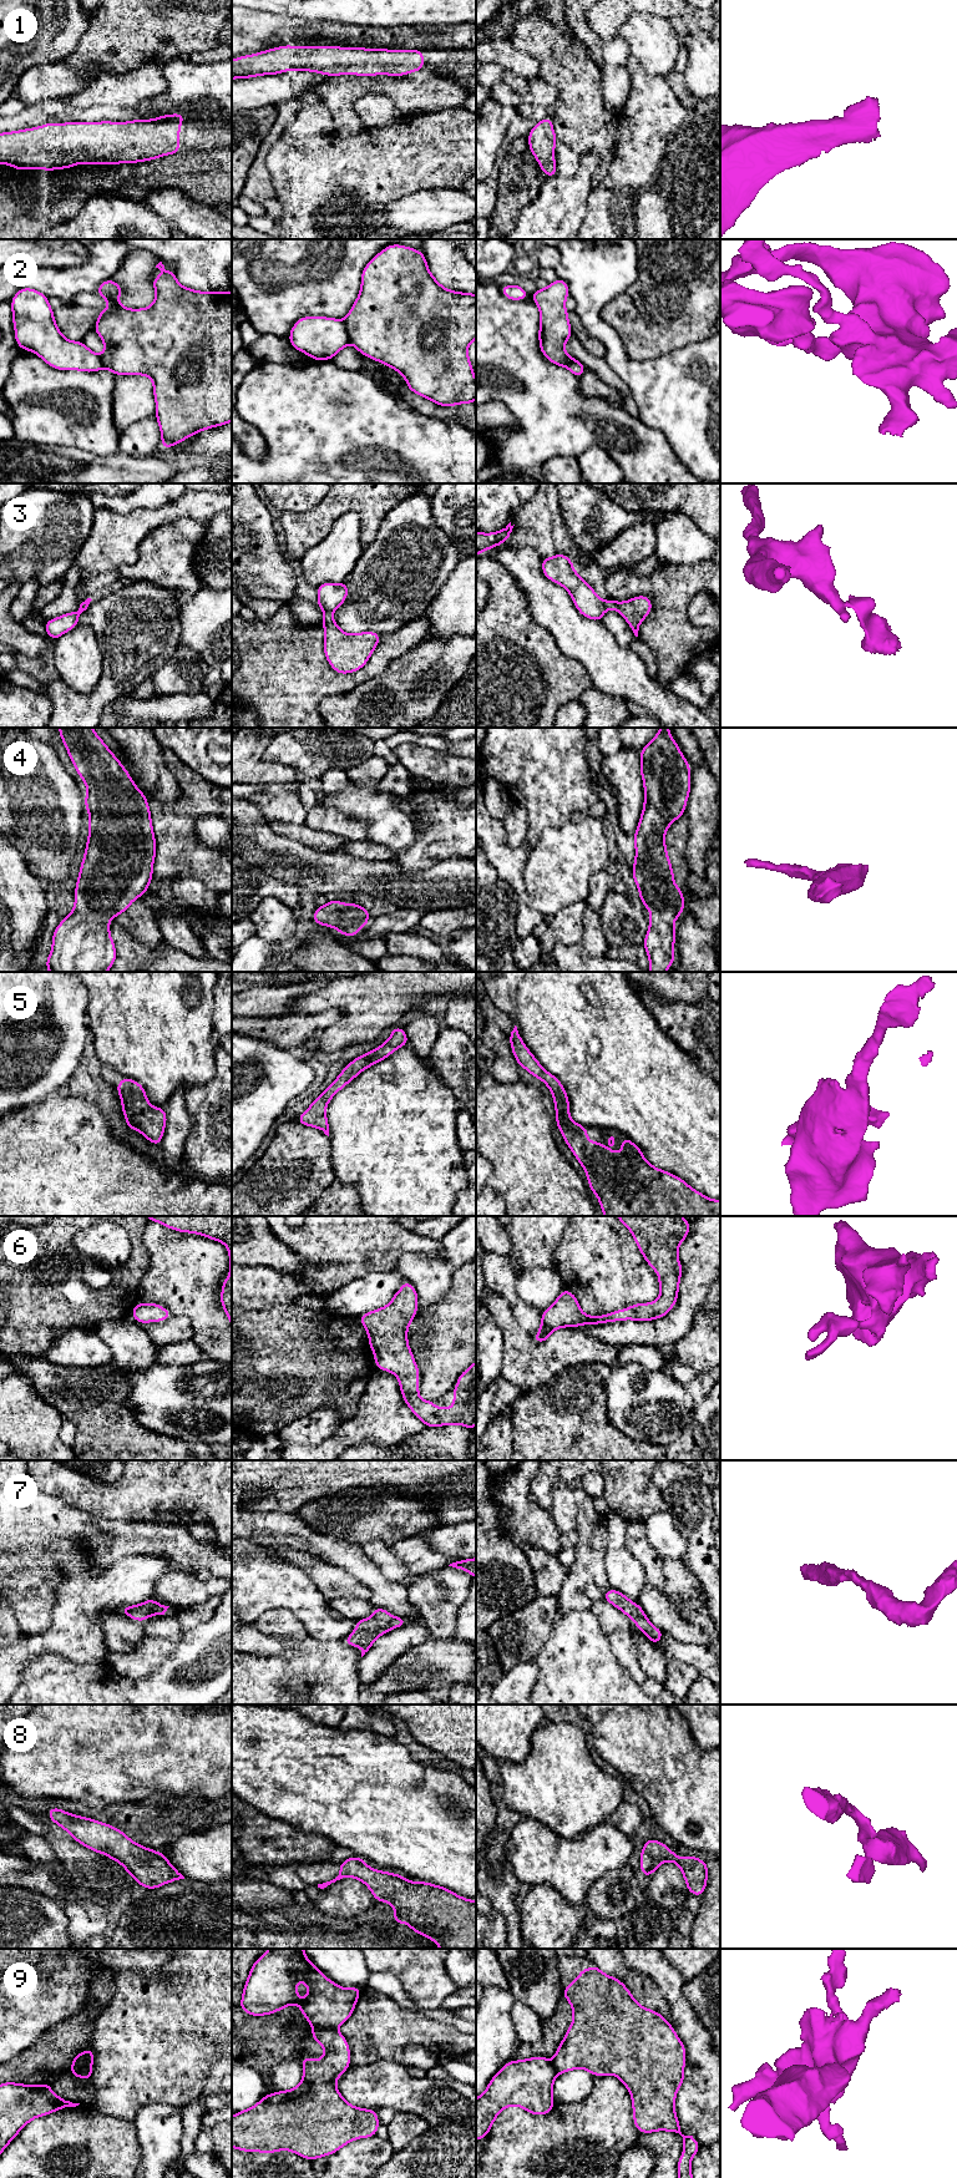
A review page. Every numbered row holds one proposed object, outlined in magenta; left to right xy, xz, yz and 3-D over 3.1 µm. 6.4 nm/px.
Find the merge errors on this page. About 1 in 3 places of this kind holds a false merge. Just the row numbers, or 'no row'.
2, 3, 9

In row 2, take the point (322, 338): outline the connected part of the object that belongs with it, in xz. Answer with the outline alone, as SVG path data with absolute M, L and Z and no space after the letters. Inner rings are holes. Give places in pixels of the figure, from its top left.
M303 316L292 328L289 343L317 361L330 360L349 343L343 320L325 316Z

